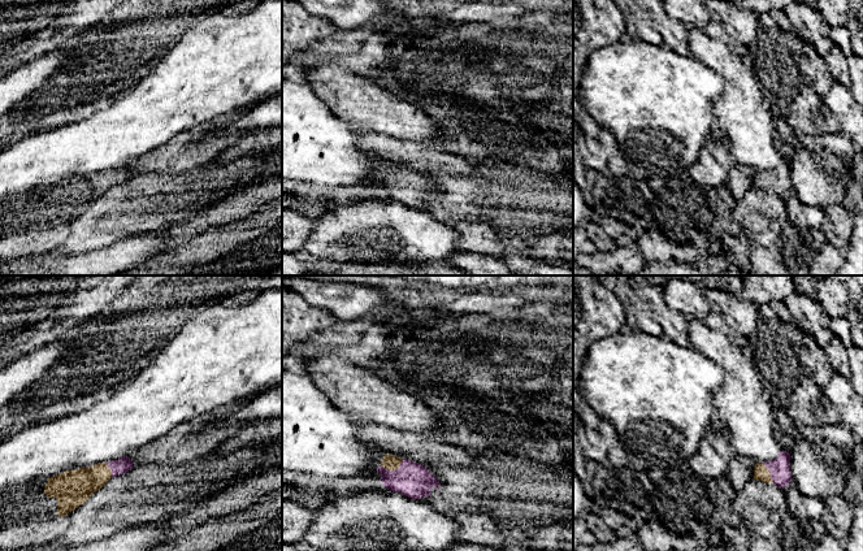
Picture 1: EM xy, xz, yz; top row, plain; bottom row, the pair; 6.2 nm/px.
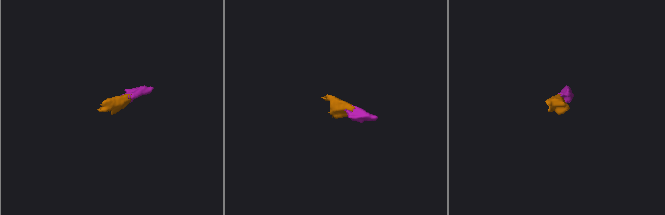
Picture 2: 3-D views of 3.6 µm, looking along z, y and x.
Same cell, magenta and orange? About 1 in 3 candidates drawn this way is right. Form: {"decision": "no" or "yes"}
{"decision": "yes"}

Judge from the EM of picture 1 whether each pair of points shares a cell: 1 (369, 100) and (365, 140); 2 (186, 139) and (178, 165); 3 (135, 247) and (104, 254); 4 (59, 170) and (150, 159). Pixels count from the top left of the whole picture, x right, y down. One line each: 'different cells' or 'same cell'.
1: different cells
2: same cell
3: same cell
4: different cells

